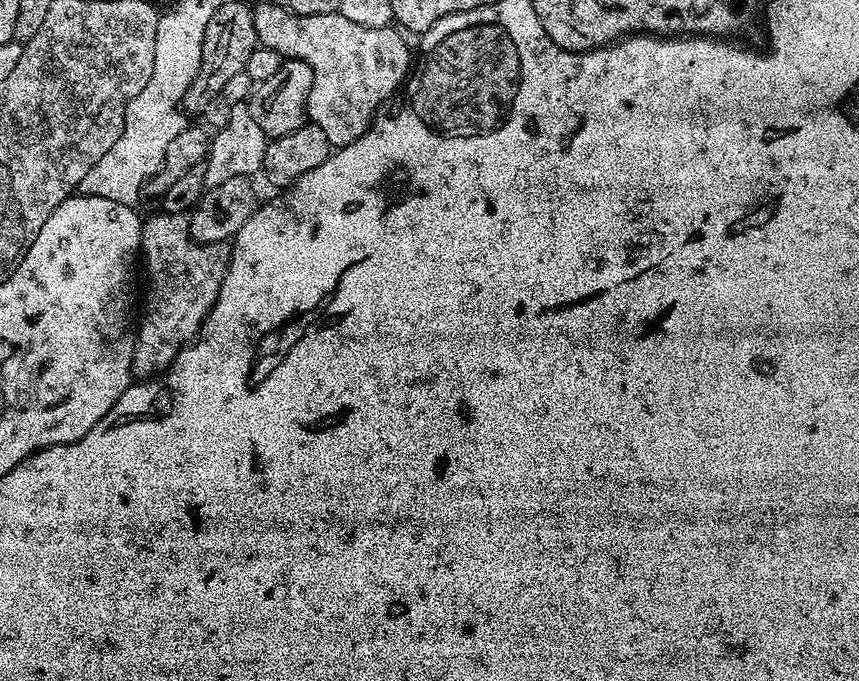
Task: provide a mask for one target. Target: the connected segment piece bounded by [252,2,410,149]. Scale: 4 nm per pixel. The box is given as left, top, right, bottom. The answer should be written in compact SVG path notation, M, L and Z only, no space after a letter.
M275 2L255 5L252 17L257 41L263 47L278 50L278 54L290 60L304 60L314 70L308 120L322 126L333 149L344 148L362 138L371 128L376 113L397 95L409 75L408 44L395 27L358 26L340 11L299 16L282 10Z

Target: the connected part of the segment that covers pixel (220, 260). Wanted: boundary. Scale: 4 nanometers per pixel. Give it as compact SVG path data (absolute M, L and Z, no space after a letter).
M160 210L157 211L157 216L152 216L143 221L144 229L142 230L142 238L140 239L140 252L142 260L144 256L144 264L148 267L148 297L144 300L144 313L140 316L140 329L137 327L134 332L136 345L134 346L134 358L132 359L132 375L136 378L156 378L165 370L171 368L174 358L180 351L192 343L197 336L200 335L200 330L204 326L204 319L208 317L208 311L214 306L214 302L218 298L218 290L224 281L224 275L228 269L228 256L225 249L220 244L198 244L192 238L192 229L190 227L189 217L185 214L170 214L169 212Z

